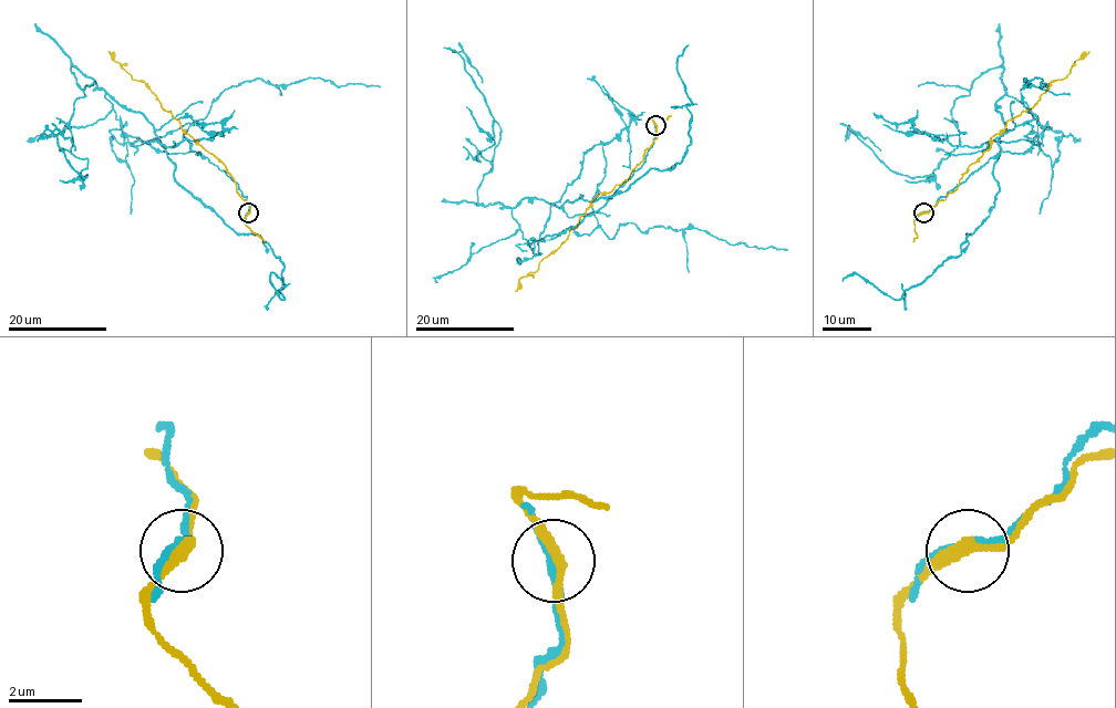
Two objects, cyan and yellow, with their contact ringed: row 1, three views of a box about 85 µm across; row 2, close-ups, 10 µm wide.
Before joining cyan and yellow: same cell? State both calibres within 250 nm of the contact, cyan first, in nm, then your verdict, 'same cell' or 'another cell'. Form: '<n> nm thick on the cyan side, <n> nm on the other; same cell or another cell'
200 nm thick on the cyan side, 280 nm on the other; another cell

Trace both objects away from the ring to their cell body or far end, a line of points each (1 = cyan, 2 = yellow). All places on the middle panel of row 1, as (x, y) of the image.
1: (655, 125), (644, 162), (607, 202), (526, 239), (512, 216), (523, 199), (595, 201), (680, 163), (689, 44)
2: (655, 125), (657, 137), (631, 174), (598, 195), (568, 237), (534, 272), (519, 280), (515, 291)

